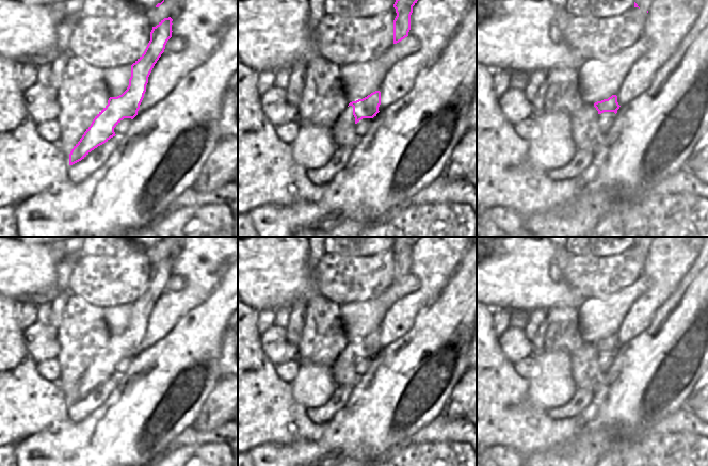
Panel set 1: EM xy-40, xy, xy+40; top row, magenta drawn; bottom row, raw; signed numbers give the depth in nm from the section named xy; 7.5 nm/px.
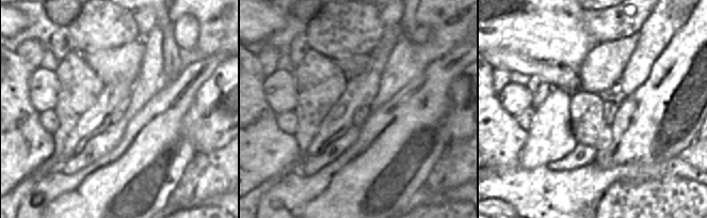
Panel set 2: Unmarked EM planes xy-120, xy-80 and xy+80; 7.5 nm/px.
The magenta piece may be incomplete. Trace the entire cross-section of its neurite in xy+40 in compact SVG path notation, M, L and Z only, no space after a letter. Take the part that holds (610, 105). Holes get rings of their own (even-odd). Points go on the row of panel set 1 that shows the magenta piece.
M612 95L608 99L595 102L594 107L598 111L598 114L604 112L614 112L616 114L621 106L617 102L617 96Z

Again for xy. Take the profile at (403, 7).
M396 0L393 7L397 16L393 20L393 44L408 36L411 30L411 15L413 6L418 0Z

